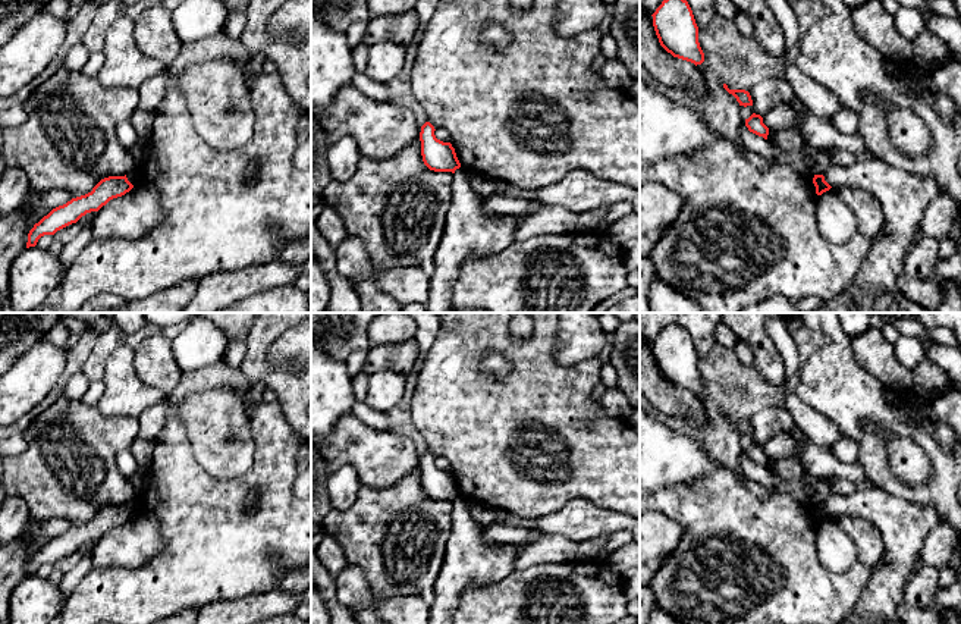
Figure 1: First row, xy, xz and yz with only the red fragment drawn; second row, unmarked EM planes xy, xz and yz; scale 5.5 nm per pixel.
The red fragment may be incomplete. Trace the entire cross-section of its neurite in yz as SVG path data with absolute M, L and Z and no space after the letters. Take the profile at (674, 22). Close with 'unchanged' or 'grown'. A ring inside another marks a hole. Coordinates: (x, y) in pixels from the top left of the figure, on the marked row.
M663 0L651 16L659 43L668 53L695 66L704 62L698 26L687 0Z; unchanged

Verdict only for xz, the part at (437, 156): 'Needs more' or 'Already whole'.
Already whole

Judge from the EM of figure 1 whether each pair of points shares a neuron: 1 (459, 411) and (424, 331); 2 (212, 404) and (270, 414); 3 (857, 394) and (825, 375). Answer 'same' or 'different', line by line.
1: different
2: different
3: same

